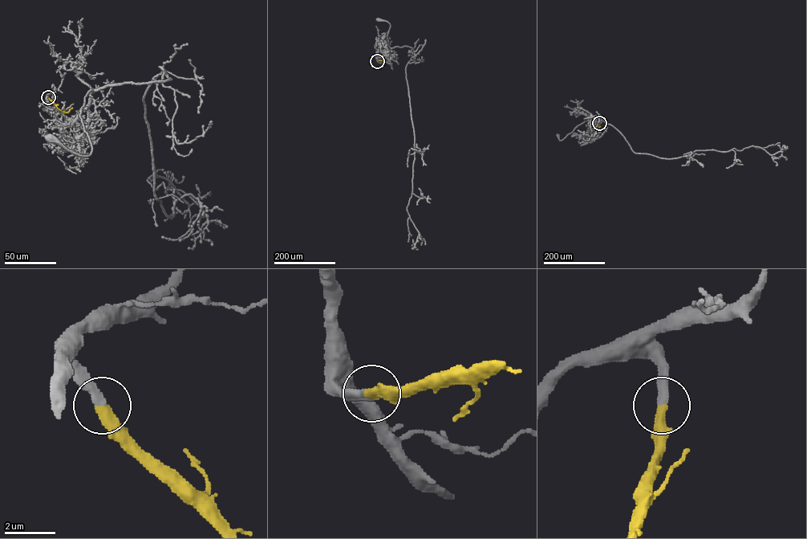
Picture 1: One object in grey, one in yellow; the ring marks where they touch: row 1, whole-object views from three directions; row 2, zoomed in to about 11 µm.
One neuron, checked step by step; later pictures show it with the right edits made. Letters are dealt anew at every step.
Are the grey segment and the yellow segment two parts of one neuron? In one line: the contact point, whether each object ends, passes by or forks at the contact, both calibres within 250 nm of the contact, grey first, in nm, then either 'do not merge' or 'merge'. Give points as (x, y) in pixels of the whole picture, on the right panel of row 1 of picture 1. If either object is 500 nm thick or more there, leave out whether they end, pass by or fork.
place (599, 123); grey ends; yellow ends; calibres 360 and 440 nm; merge

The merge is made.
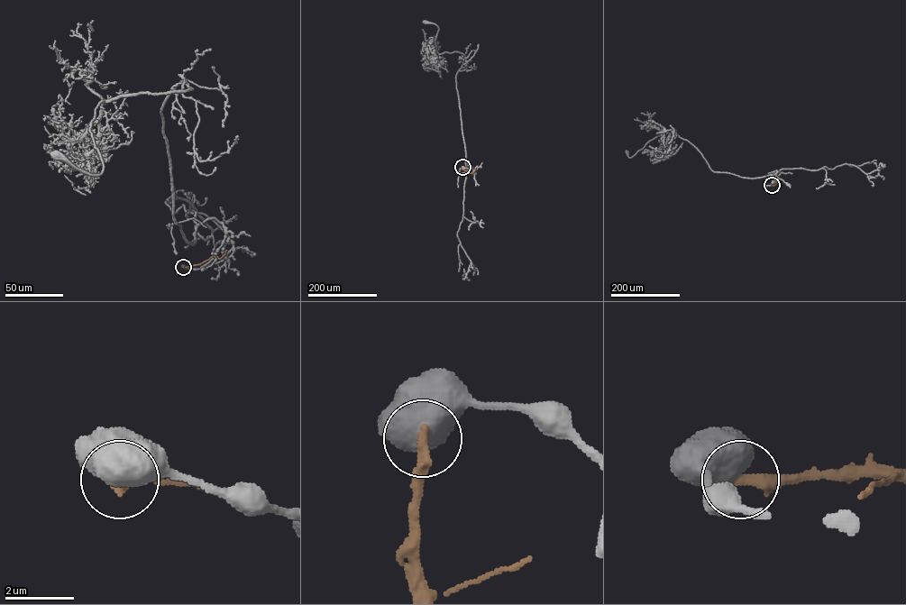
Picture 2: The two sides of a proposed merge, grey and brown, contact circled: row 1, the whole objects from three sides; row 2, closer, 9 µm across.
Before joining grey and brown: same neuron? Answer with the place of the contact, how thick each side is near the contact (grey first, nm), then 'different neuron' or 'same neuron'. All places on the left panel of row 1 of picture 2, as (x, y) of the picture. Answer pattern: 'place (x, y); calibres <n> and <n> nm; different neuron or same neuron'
place (183, 267); calibres 750 and 360 nm; different neuron

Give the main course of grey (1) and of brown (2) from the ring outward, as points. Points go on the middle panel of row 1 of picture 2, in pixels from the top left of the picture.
1: (462, 167), (475, 171), (466, 169), (456, 87), (464, 56), (439, 54), (438, 27), (425, 22)
2: (462, 167), (472, 173), (475, 169)

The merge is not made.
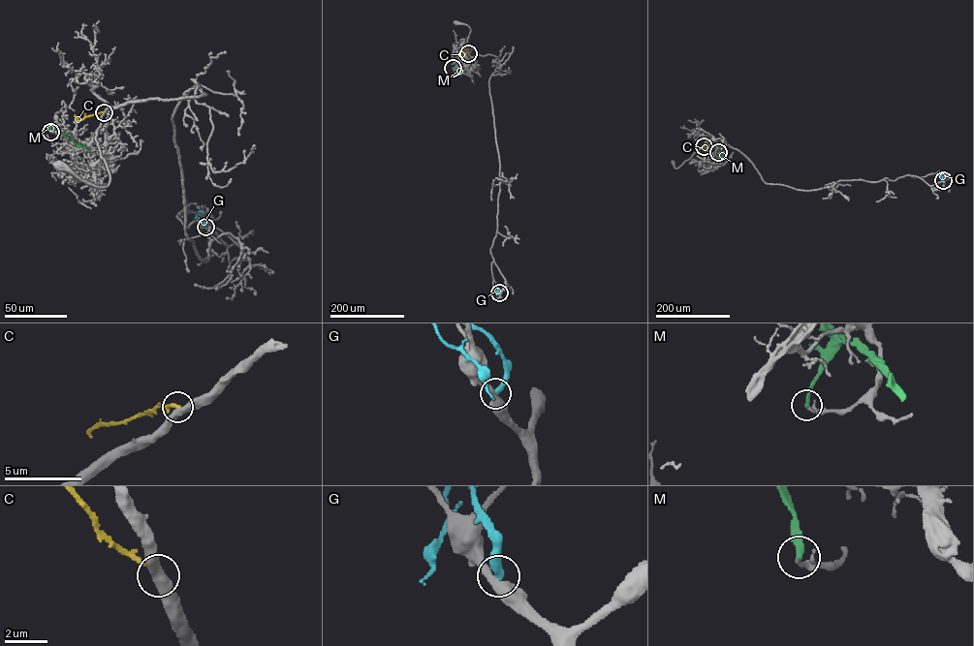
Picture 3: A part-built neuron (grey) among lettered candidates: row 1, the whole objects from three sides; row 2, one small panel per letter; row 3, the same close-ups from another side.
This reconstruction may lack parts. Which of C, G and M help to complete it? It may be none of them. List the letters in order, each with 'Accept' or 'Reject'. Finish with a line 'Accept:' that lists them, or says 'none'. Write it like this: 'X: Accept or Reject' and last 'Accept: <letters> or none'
C: Reject
G: Reject
M: Reject
Accept: none

